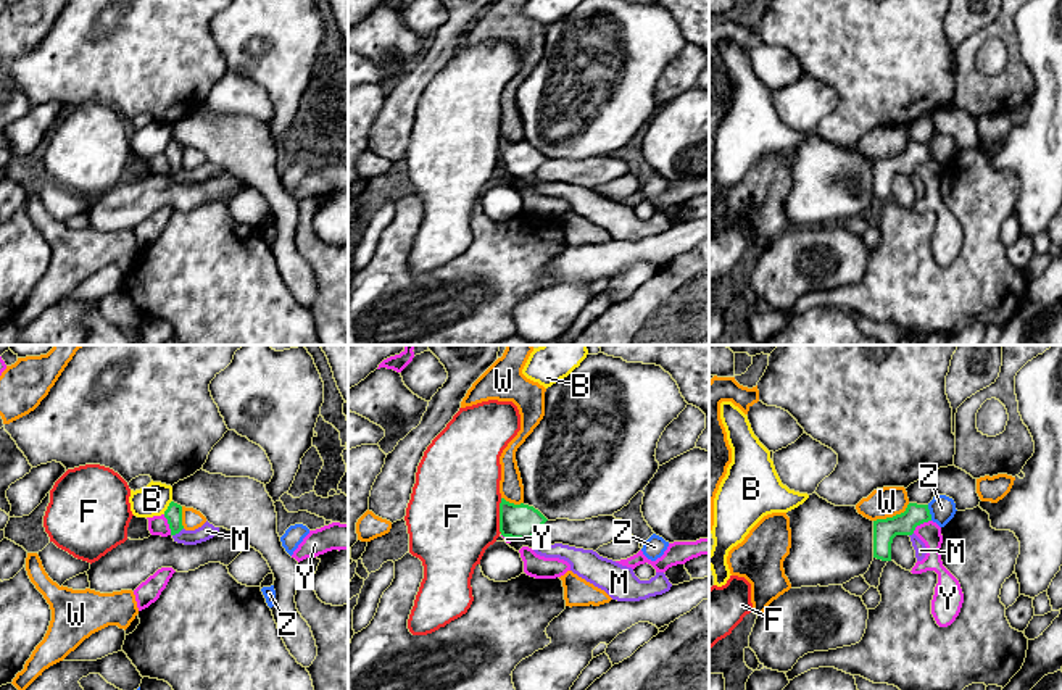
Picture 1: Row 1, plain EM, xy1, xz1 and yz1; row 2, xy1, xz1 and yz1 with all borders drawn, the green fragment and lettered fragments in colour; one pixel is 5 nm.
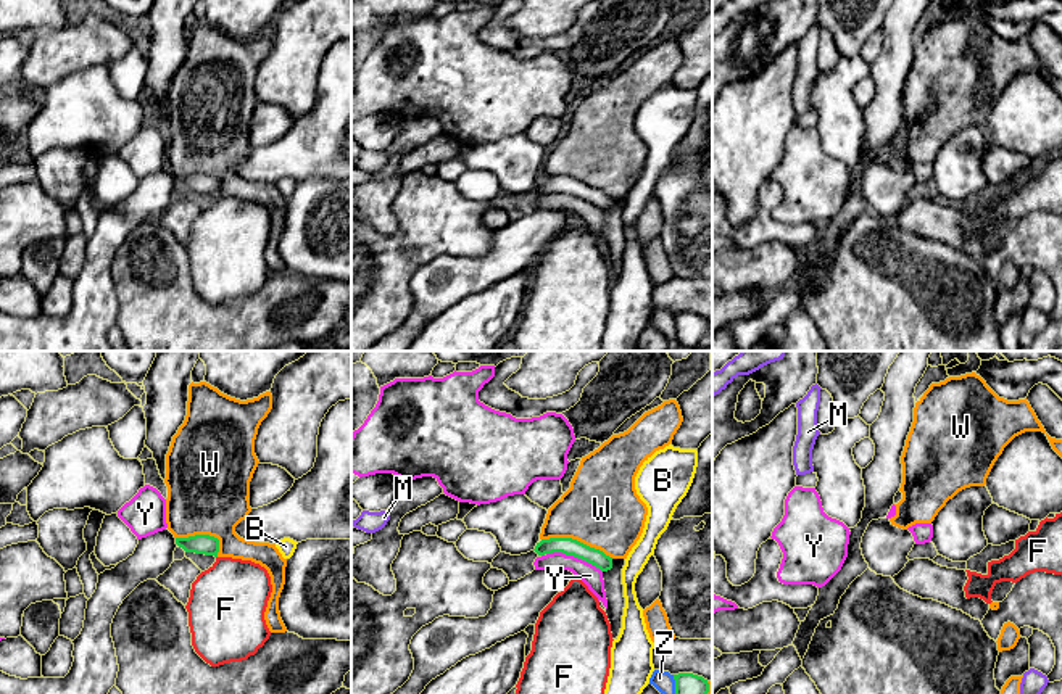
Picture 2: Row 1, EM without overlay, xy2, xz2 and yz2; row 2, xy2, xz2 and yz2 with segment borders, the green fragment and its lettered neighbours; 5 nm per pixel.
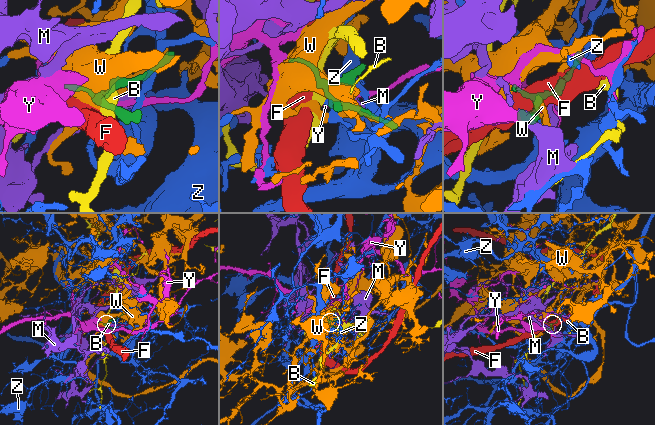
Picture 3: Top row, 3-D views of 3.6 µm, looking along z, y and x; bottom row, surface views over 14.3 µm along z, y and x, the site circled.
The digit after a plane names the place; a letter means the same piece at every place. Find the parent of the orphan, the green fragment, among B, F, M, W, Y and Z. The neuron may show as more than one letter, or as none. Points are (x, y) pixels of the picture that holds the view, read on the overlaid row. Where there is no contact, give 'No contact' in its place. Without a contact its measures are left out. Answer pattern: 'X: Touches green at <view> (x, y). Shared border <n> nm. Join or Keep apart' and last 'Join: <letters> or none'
B: Touches green at xy1 (168, 507). Shared border 80 nm. Keep apart
F: Touches green at xz1 (500, 516). Shared border 180 nm. Keep apart
M: Touches green at xy1 (178, 532). Shared border 70 nm. Keep apart
W: Touches green at xz2 (576, 540). Shared border 380 nm. Keep apart
Y: Touches green at xz2 (574, 556). Shared border 300 nm. Keep apart
Z: Touches green at xz2 (676, 685). Shared border 100 nm. Keep apart
Join: none

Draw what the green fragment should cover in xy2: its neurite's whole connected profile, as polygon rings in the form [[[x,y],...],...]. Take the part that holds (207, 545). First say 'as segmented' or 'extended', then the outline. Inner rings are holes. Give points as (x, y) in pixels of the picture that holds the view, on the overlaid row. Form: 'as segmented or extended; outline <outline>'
extended; outline [[[168,528],[139,539],[132,556],[114,568],[98,575],[97,589],[87,601],[85,620],[81,634],[73,641],[73,667],[64,678],[27,678],[21,680],[0,671],[0,694],[108,694],[116,686],[119,671],[114,642],[111,638],[113,618],[122,601],[143,581],[156,580],[174,562],[176,547],[185,552],[218,557],[219,539],[209,535],[176,538]]]

